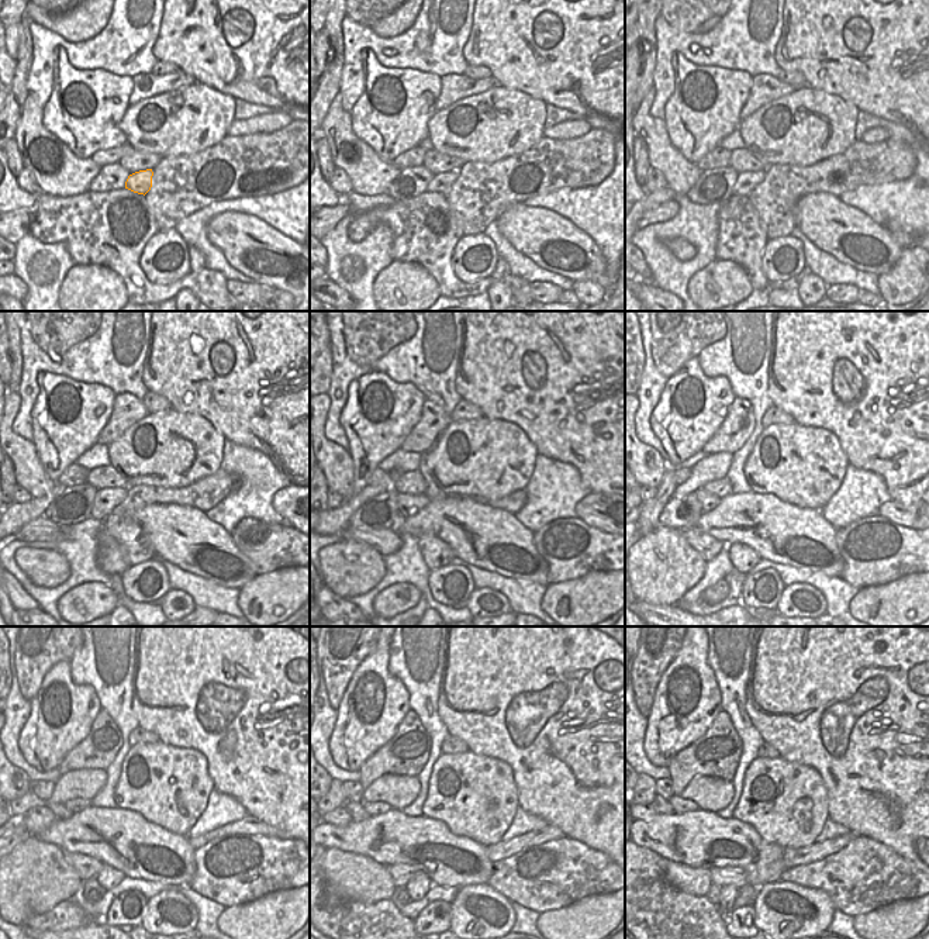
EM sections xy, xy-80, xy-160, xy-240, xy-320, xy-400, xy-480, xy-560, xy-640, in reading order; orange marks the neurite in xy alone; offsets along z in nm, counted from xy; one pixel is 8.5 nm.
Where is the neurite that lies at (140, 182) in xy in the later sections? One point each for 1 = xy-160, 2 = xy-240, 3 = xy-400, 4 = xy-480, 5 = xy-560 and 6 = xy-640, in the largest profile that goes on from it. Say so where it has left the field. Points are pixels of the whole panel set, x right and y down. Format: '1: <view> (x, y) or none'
1: xy-160 (746, 182)
2: xy-240 (106, 500)
3: xy-400 (708, 500)
4: xy-480 (61, 811)
5: xy-560 (356, 810)
6: xy-640 (662, 805)

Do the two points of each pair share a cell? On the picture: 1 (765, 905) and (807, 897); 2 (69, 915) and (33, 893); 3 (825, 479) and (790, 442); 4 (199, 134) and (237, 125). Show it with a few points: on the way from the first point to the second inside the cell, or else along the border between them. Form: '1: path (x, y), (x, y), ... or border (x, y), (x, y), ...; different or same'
1: path (774, 904), (797, 904); same
2: border (69, 898), (45, 912), (33, 915), (26, 922); different
3: path (817, 470), (797, 451); same
4: border (234, 118), (227, 134); different

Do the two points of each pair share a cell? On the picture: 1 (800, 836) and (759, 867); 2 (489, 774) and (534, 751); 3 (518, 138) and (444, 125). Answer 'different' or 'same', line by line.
1: different
2: different
3: same

